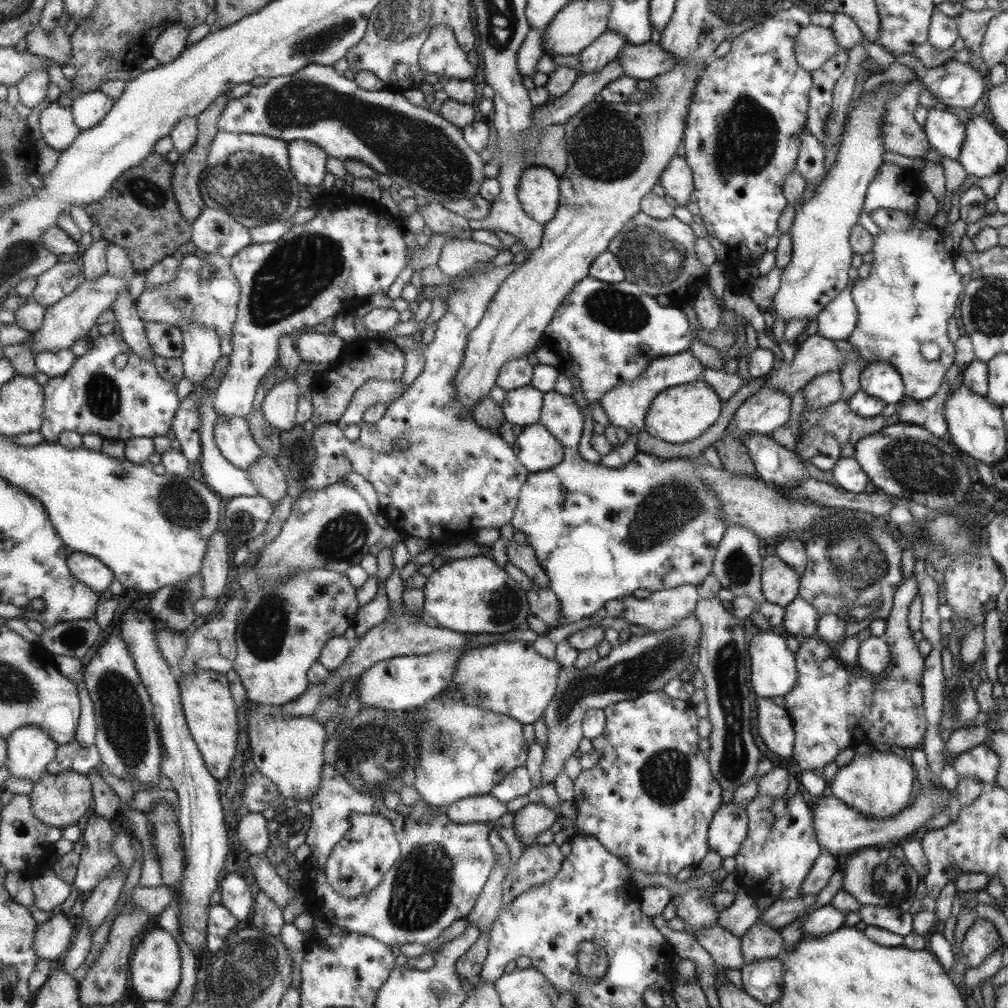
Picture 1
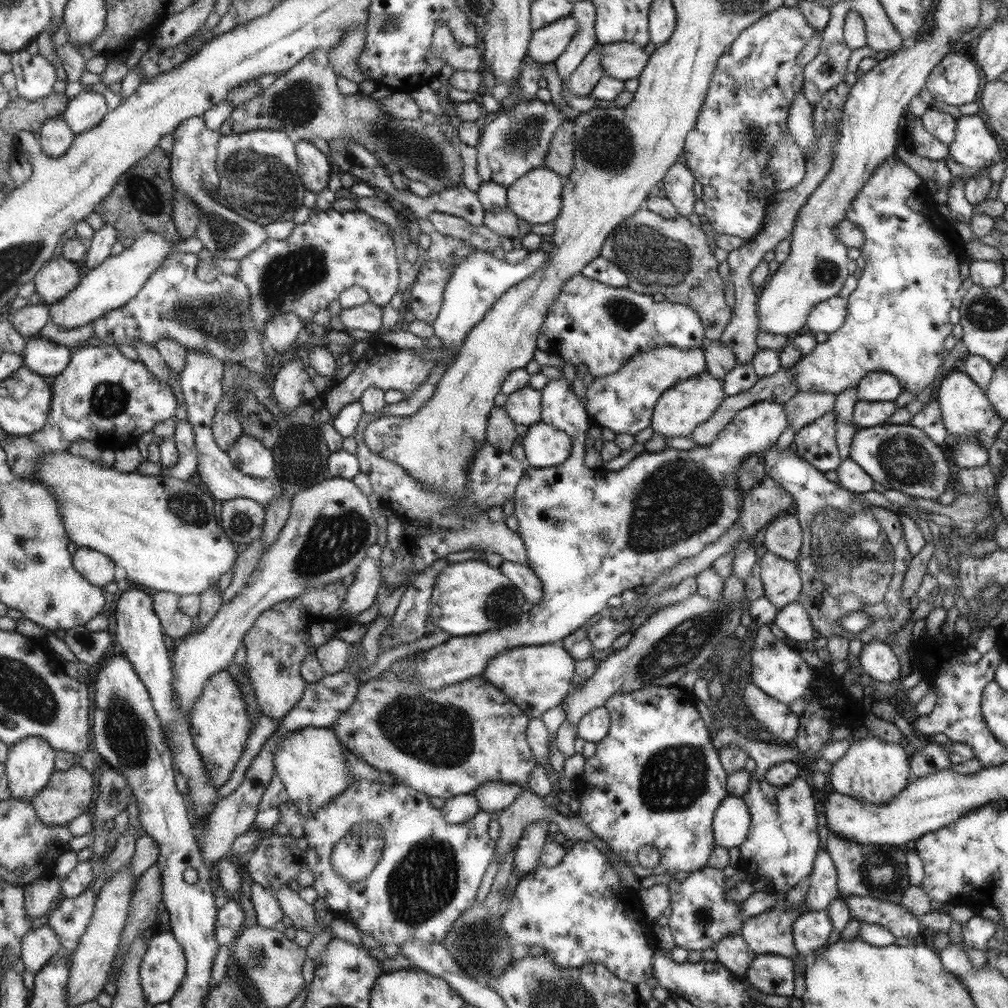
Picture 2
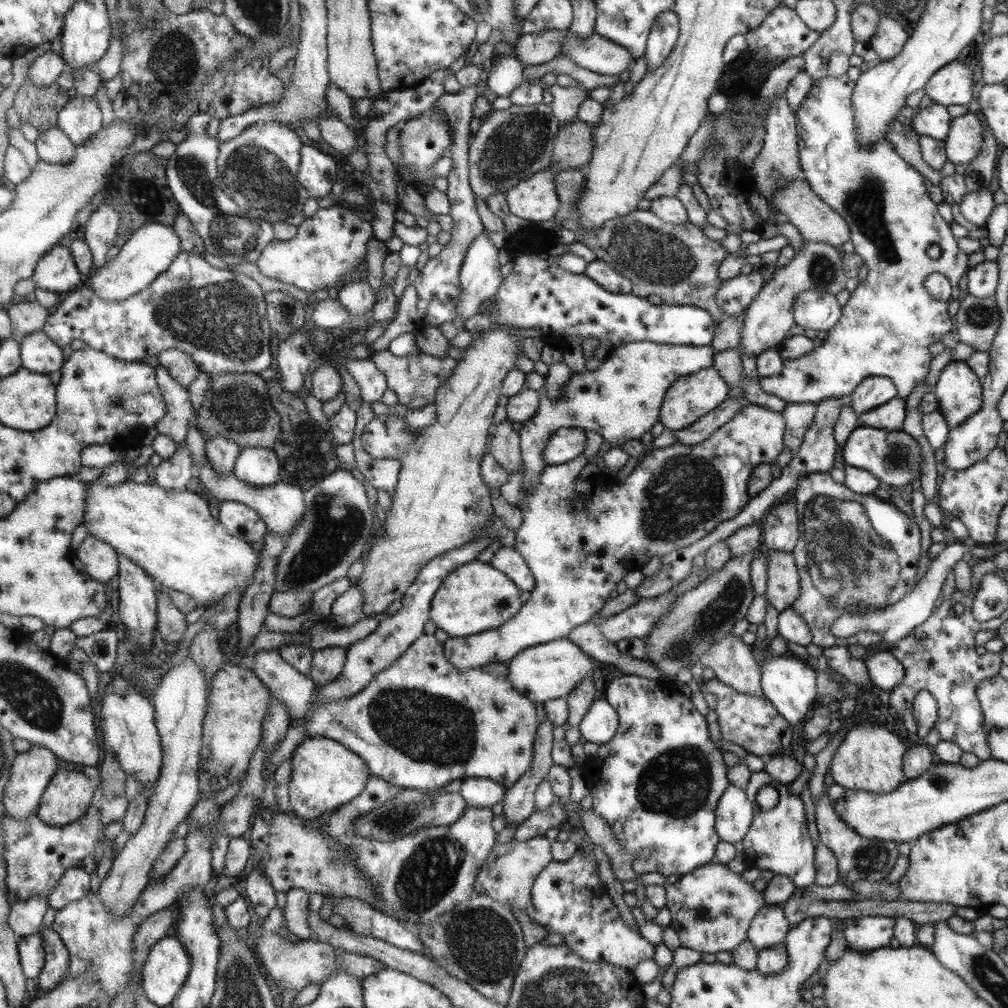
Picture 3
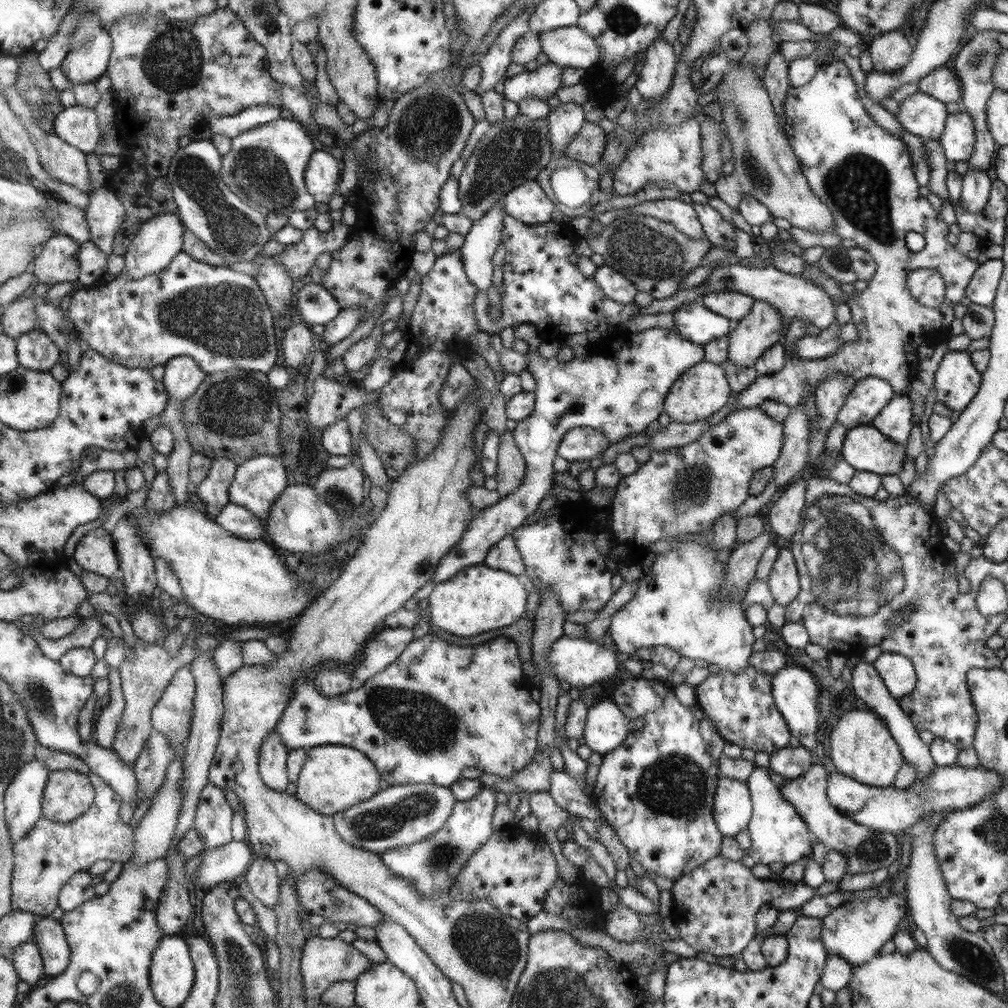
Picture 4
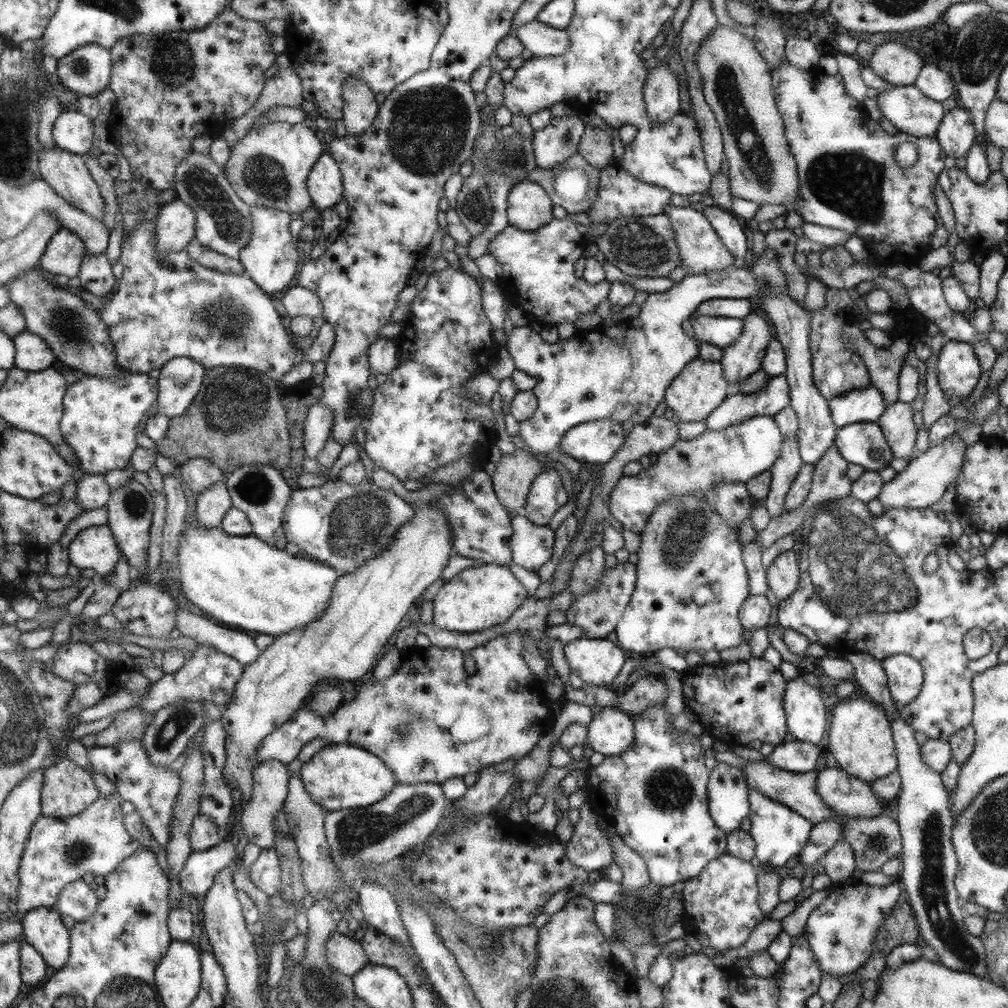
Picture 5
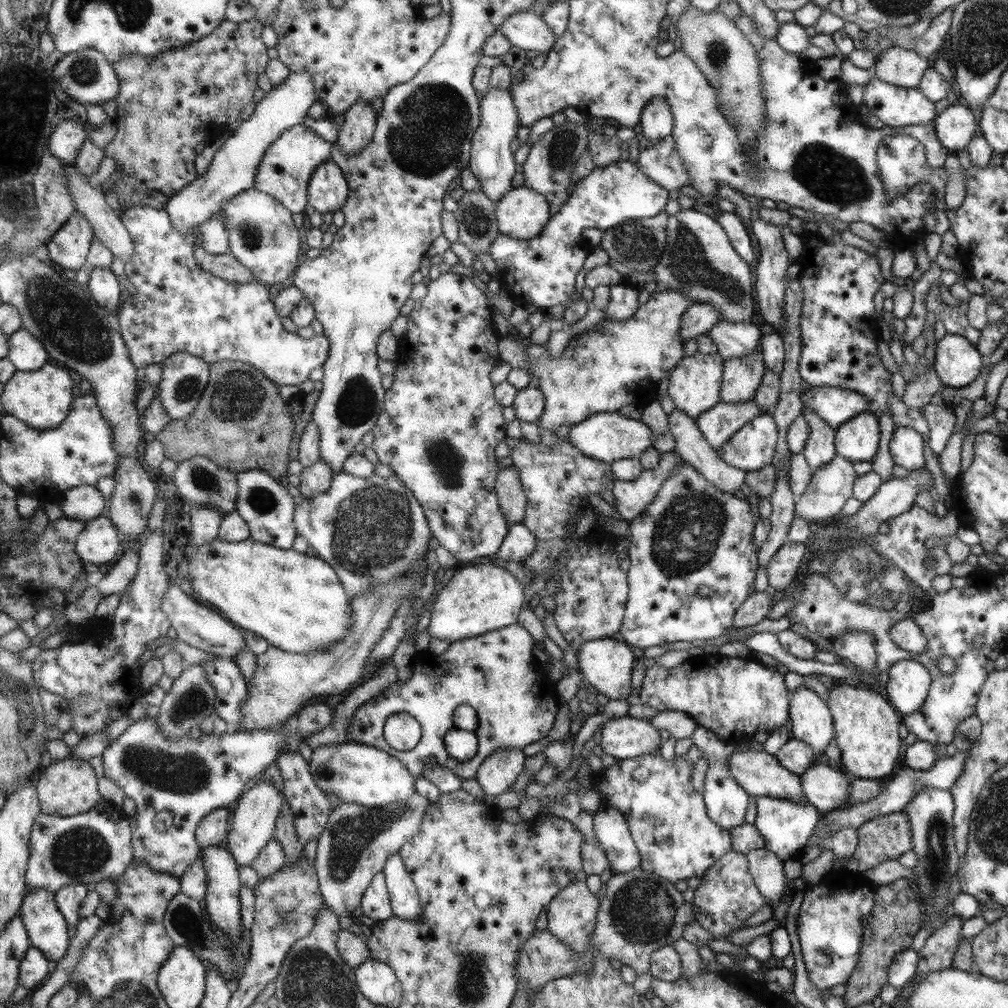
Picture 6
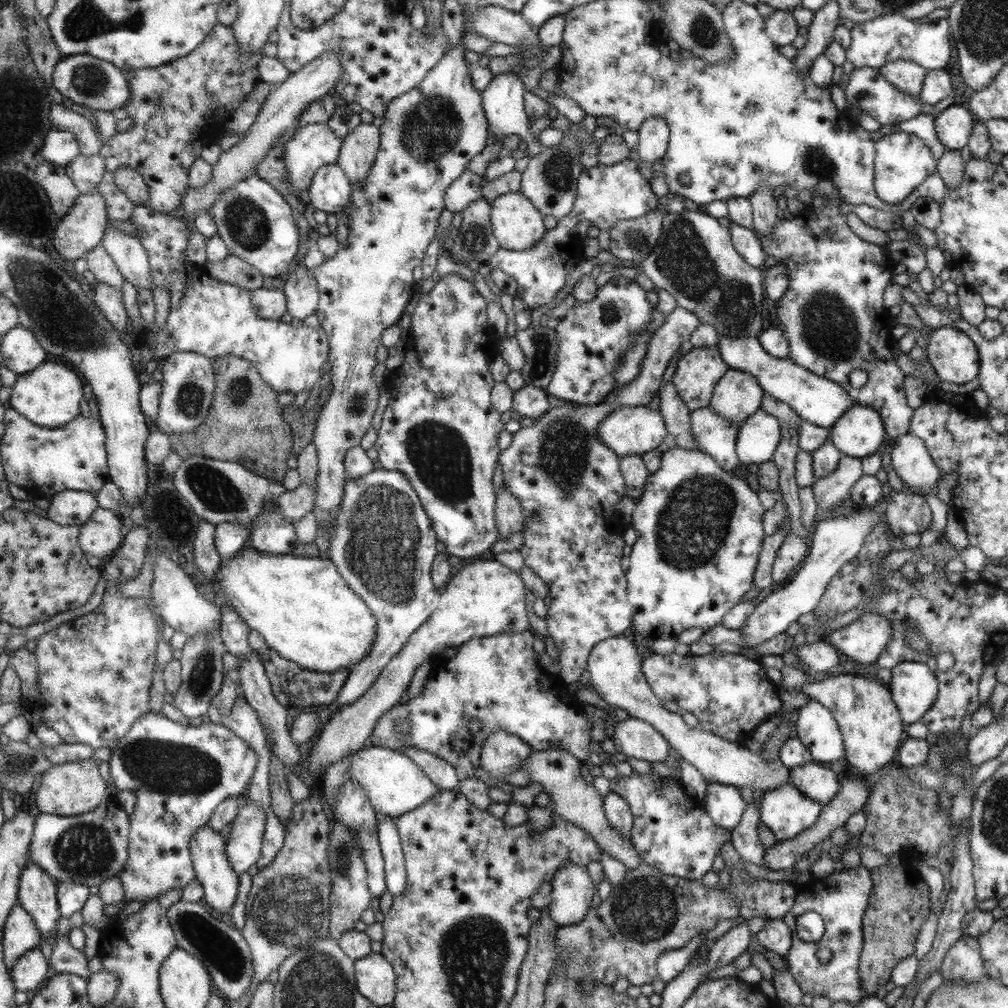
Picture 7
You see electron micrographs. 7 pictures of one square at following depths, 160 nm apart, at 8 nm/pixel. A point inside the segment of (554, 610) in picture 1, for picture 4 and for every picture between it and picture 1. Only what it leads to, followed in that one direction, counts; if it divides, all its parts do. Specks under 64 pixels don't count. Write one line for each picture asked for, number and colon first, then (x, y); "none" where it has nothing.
2: (525, 580)
3: (506, 559)
4: (504, 555)

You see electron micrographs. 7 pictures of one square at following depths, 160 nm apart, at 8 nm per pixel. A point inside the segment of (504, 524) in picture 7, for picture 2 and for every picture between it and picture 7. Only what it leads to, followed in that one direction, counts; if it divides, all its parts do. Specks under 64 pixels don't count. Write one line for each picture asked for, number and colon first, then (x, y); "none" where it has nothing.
2: (500, 433)
3: (503, 445)
4: (510, 467)
5: (513, 475)
6: (512, 500)

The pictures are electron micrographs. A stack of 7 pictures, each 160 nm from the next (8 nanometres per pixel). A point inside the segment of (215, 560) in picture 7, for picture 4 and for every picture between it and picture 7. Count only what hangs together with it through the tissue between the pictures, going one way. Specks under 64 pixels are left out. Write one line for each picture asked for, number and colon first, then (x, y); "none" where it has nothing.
4: (214, 491)
5: (213, 504)
6: (206, 520)

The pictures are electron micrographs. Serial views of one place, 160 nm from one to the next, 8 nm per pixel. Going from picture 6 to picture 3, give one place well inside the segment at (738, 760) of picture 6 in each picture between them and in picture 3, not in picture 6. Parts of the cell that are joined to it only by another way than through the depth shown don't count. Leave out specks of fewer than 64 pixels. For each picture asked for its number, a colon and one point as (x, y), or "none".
3: (858, 858)
4: (865, 850)
5: (798, 791)

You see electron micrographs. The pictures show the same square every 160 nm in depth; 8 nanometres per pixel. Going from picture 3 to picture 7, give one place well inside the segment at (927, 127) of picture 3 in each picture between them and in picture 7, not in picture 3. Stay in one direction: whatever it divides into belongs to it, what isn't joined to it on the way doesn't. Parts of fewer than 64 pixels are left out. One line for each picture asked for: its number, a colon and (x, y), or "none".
4: (922, 115)
5: (906, 107)
6: (894, 106)
7: (866, 89)

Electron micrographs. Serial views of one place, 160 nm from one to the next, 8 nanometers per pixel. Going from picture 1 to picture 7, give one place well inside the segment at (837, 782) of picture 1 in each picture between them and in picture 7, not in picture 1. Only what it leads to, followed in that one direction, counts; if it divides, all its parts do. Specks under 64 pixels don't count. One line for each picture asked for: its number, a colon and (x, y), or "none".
2: (876, 772)
3: (868, 758)
4: (861, 748)
5: (859, 739)
6: (865, 727)
7: (867, 717)

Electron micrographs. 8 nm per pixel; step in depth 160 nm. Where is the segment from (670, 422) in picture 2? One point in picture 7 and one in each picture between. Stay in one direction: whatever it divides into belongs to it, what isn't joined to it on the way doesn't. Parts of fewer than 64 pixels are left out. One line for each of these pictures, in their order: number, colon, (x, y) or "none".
3: (690, 397)
4: (702, 390)
5: (701, 387)
6: (694, 385)
7: (697, 372)

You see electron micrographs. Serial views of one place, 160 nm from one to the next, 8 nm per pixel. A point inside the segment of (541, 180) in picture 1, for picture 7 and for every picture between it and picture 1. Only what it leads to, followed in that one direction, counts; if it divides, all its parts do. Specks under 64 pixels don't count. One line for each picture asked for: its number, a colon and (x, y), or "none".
2: (534, 197)
3: (533, 199)
4: (527, 202)
5: (528, 208)
6: (521, 213)
7: (516, 223)

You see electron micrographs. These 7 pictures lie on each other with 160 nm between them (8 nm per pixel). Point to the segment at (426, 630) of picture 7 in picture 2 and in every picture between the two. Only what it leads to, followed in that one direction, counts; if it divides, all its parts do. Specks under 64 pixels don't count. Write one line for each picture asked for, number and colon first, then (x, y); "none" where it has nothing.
2: (470, 597)
3: (475, 597)
4: (477, 599)
5: (483, 595)
6: (479, 598)

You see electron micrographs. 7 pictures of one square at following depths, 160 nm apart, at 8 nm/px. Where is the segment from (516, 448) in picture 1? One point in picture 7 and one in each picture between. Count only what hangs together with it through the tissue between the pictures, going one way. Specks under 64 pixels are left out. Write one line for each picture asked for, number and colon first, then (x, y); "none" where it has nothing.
2: (543, 446)
3: (566, 444)
4: (579, 444)
5: (596, 442)
6: (607, 437)
7: (630, 430)

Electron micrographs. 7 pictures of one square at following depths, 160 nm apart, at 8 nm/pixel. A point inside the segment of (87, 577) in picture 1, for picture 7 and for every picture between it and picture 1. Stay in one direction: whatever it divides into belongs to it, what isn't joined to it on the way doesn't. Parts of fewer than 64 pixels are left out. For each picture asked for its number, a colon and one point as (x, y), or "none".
2: (98, 568)
3: (101, 561)
4: (96, 552)
5: (96, 548)
6: (100, 543)
7: (101, 536)

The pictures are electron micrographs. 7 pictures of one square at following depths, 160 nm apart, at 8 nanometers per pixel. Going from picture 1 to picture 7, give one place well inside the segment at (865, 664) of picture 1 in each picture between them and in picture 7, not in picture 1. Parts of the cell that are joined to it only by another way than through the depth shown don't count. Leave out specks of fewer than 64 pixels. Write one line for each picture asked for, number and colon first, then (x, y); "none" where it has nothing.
2: (877, 661)
3: (885, 672)
4: (897, 672)
5: (904, 676)
6: (907, 682)
7: (913, 685)

